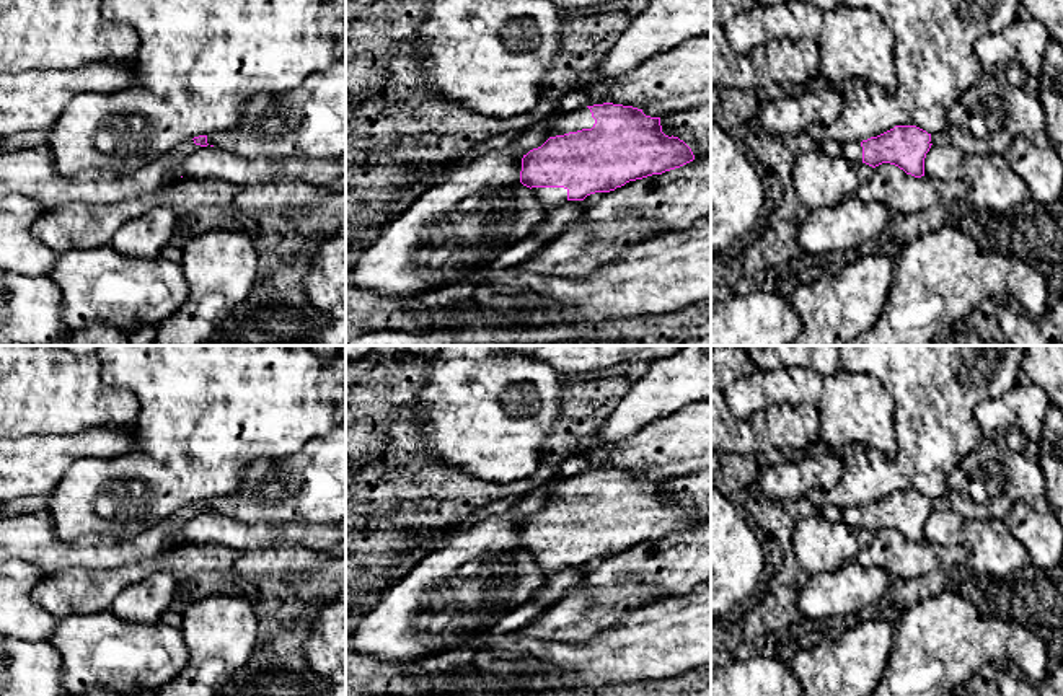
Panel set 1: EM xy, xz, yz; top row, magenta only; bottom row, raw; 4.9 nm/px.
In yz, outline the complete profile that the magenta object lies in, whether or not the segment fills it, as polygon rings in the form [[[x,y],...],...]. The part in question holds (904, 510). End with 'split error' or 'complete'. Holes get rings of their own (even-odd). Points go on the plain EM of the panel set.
[[[916,491],[893,494],[862,507],[841,509],[843,522],[872,533],[890,528],[915,543],[924,541],[924,523],[931,513],[931,499]]]; split error

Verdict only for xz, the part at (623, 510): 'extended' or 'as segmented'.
extended

